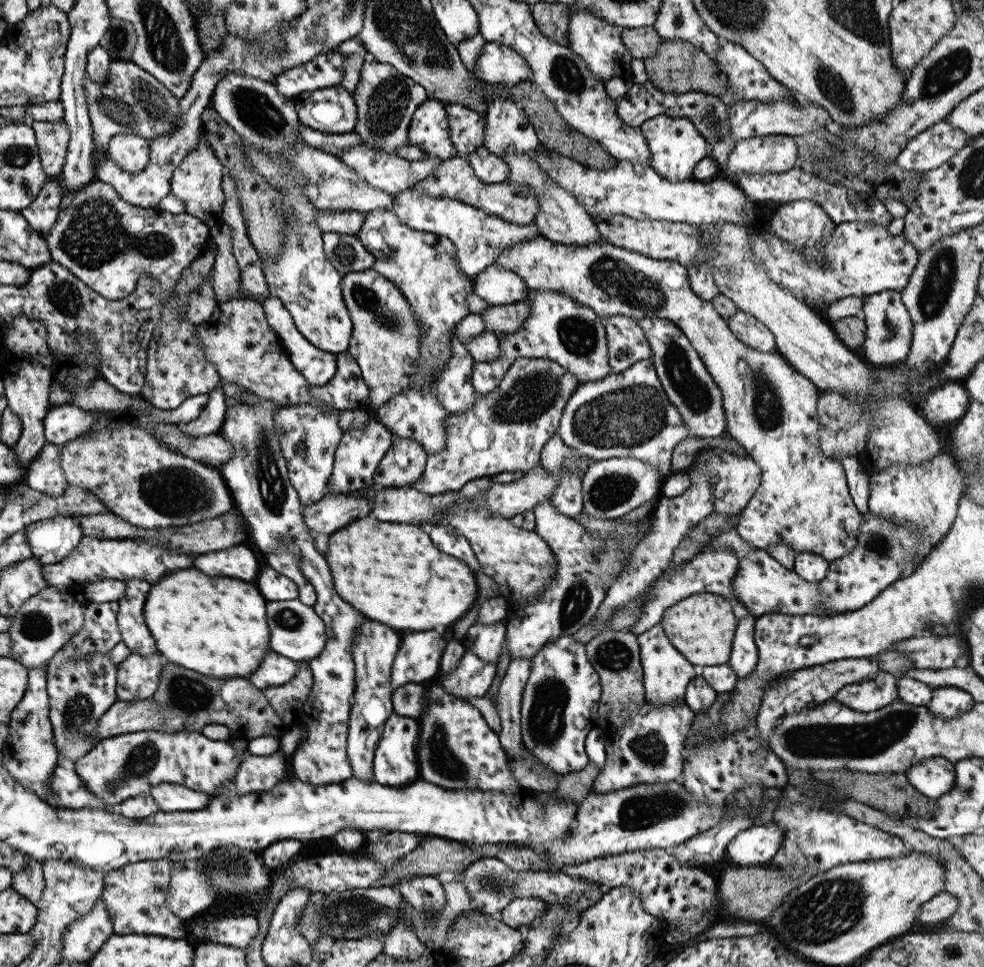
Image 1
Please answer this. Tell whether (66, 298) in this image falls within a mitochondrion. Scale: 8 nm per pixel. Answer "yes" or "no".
yes

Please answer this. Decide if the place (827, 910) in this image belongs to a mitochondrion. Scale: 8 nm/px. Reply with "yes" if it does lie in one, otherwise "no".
yes

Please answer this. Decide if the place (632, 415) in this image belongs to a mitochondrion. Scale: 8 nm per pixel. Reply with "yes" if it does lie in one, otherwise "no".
yes

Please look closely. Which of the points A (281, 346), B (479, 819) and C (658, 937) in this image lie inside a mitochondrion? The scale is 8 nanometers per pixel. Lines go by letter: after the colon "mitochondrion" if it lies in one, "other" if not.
A: other
B: other
C: other

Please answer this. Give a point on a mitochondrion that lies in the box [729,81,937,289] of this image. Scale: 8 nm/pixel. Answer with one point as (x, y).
(820, 263)

